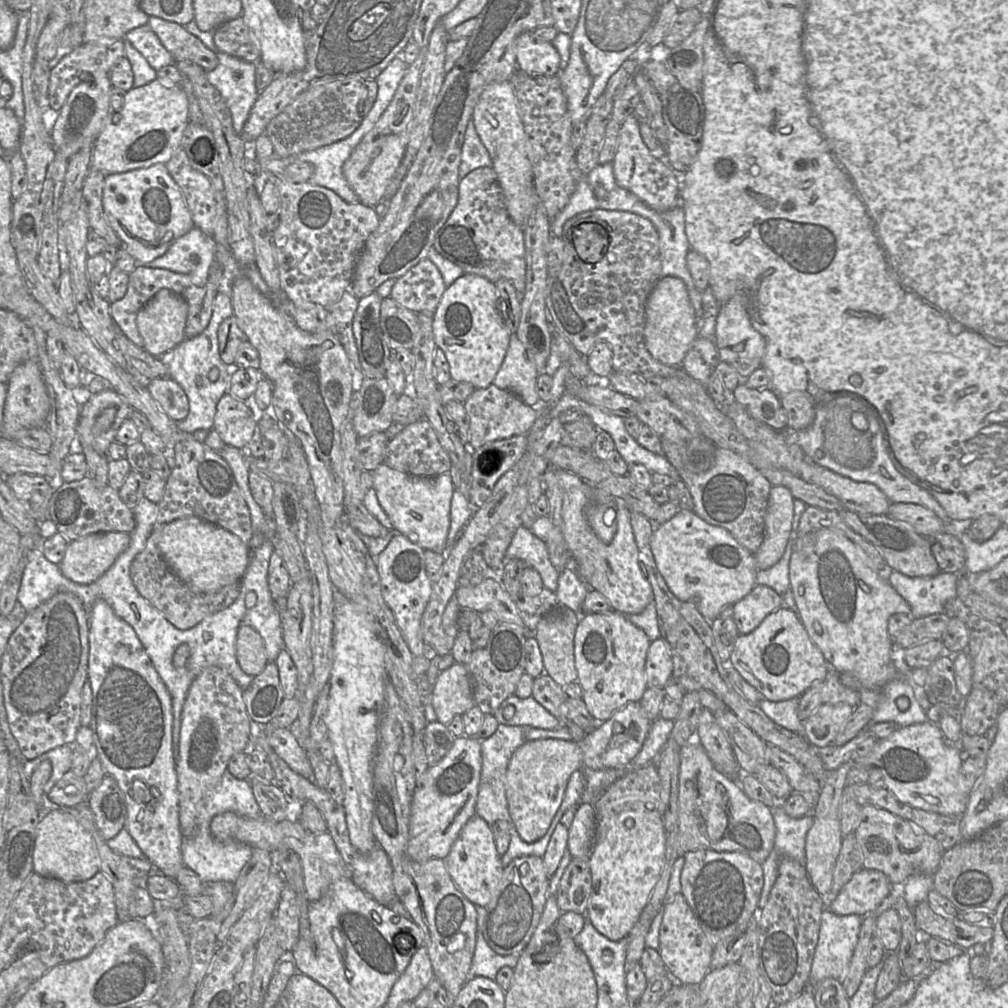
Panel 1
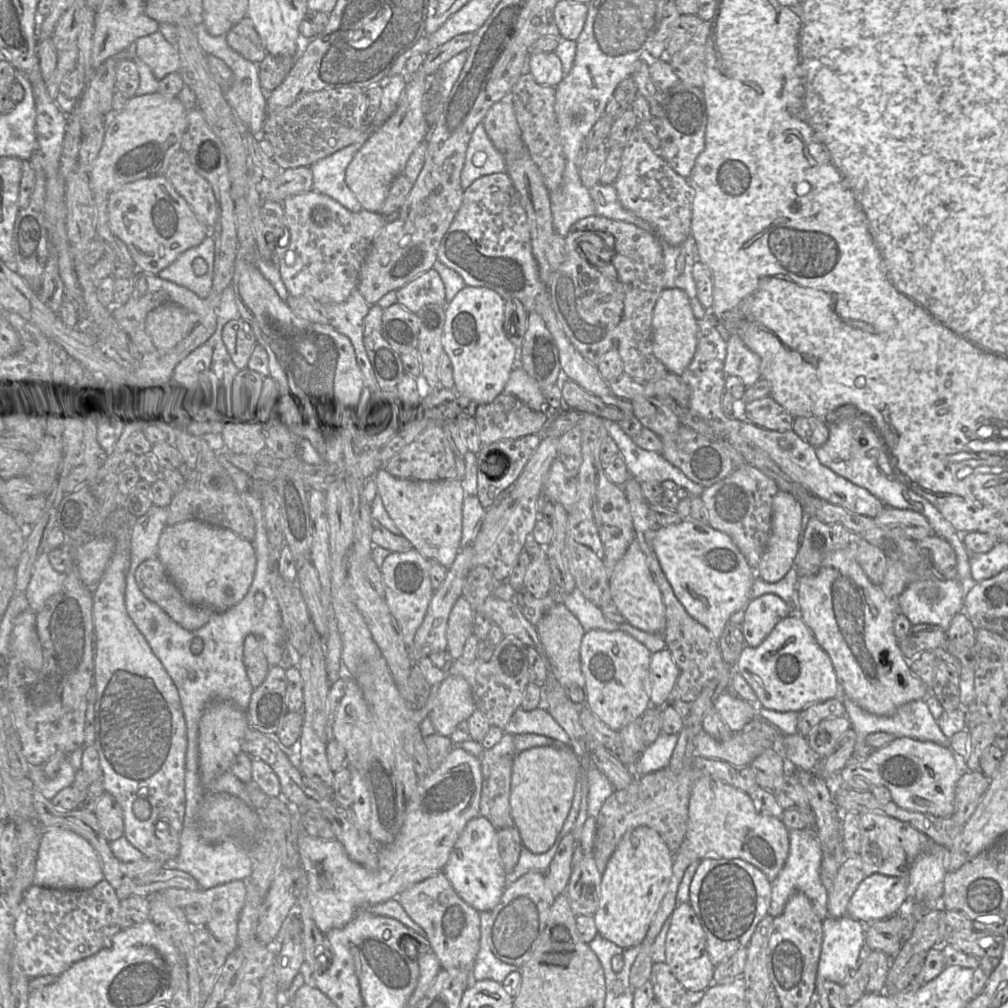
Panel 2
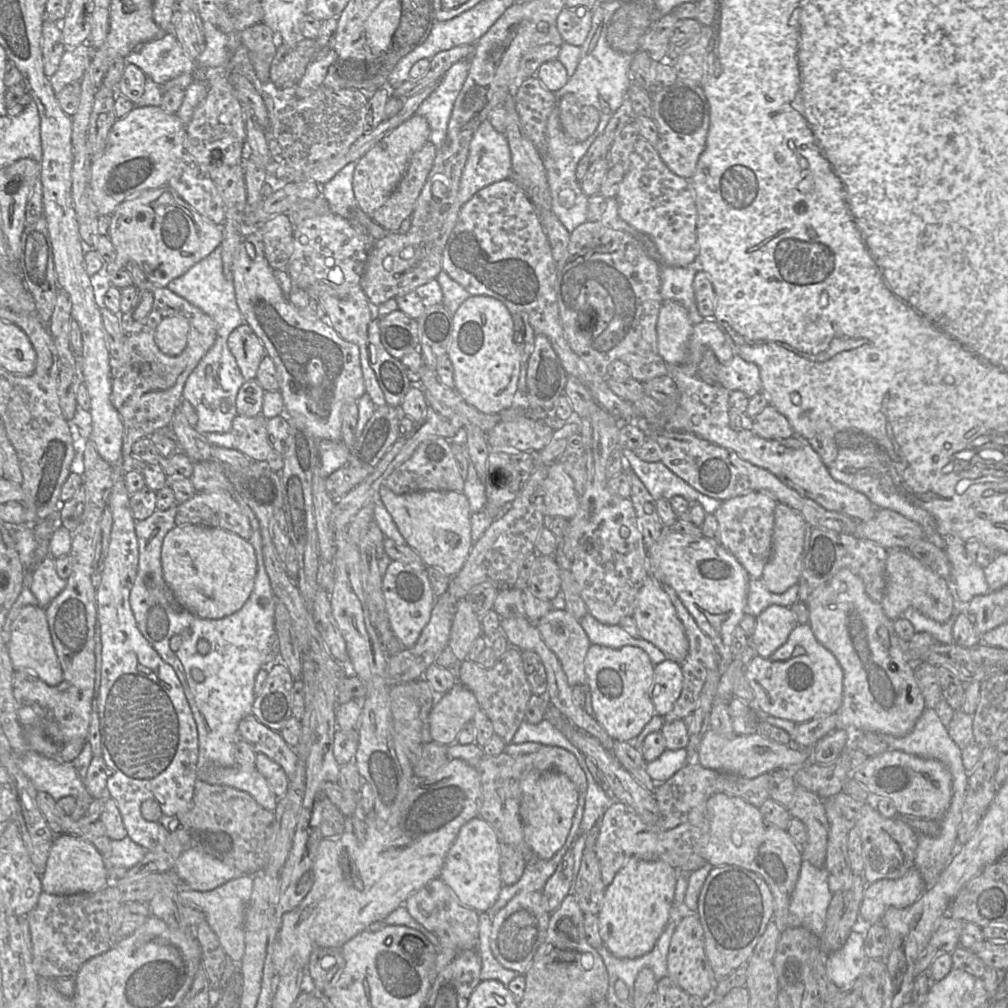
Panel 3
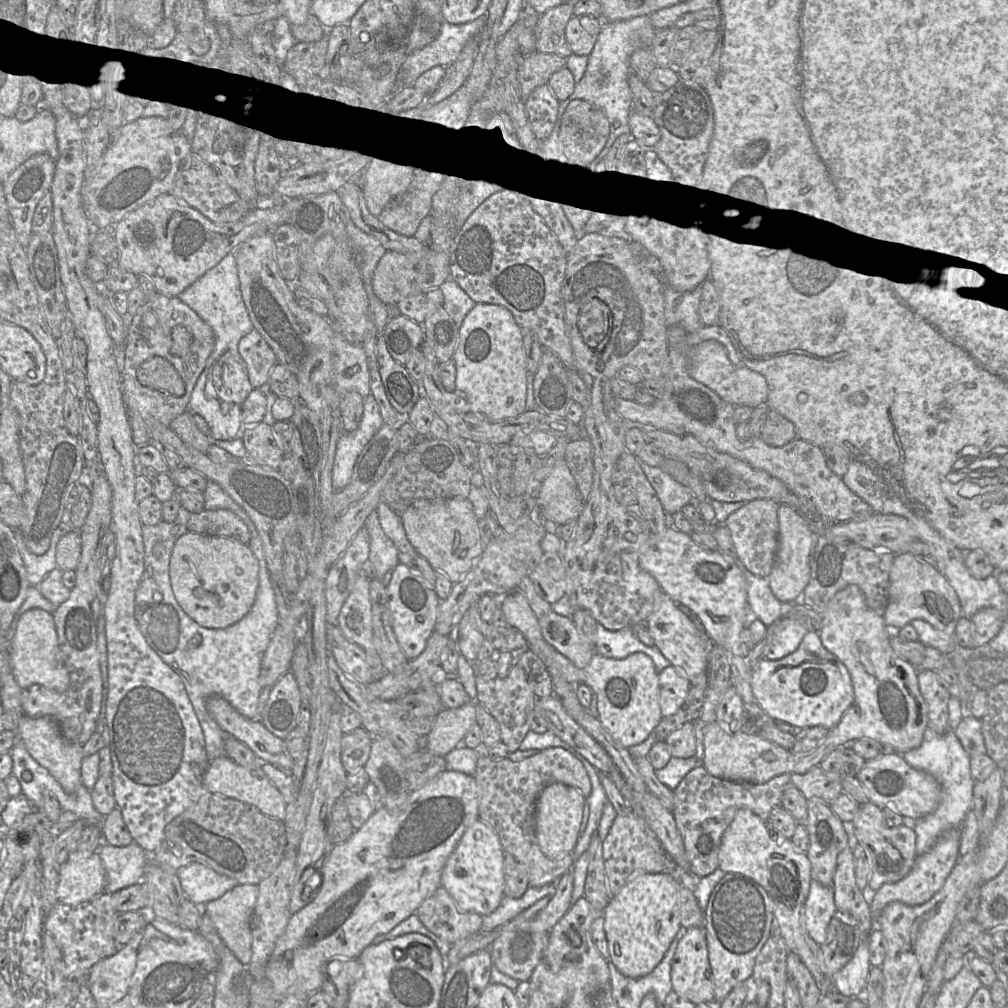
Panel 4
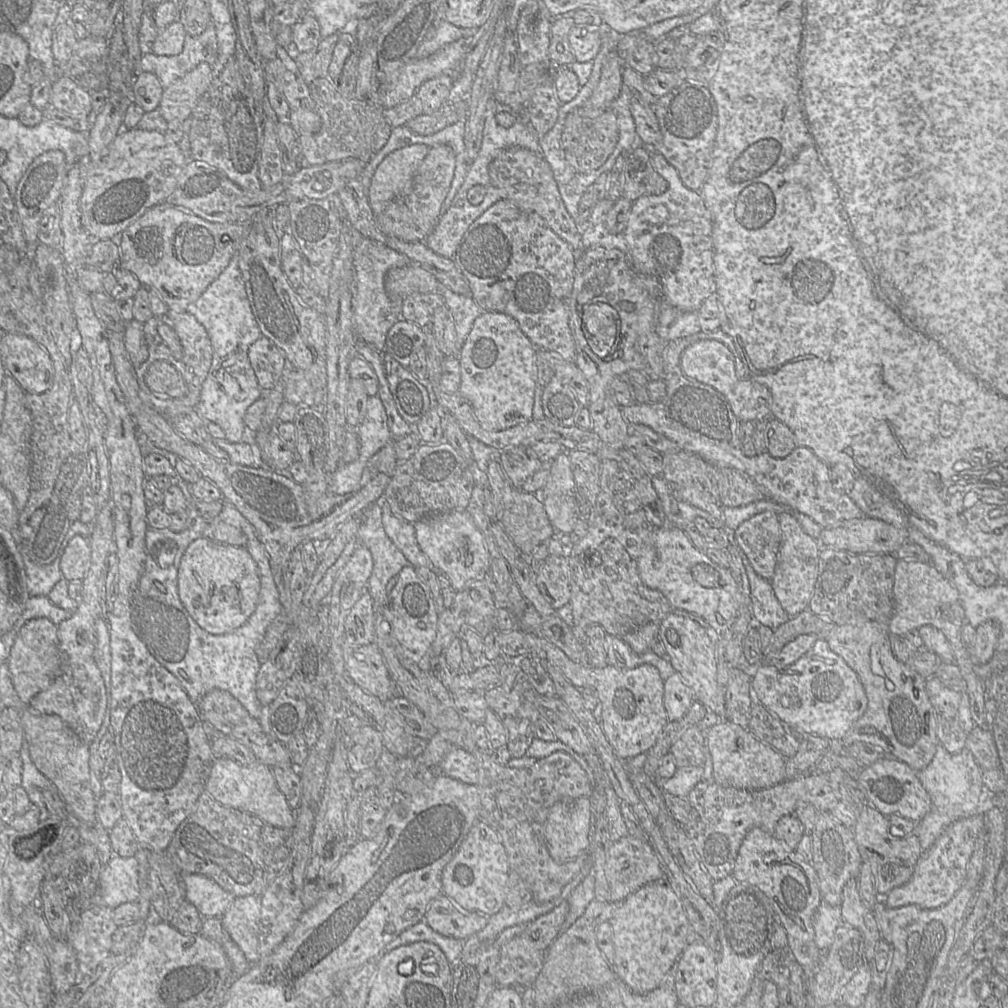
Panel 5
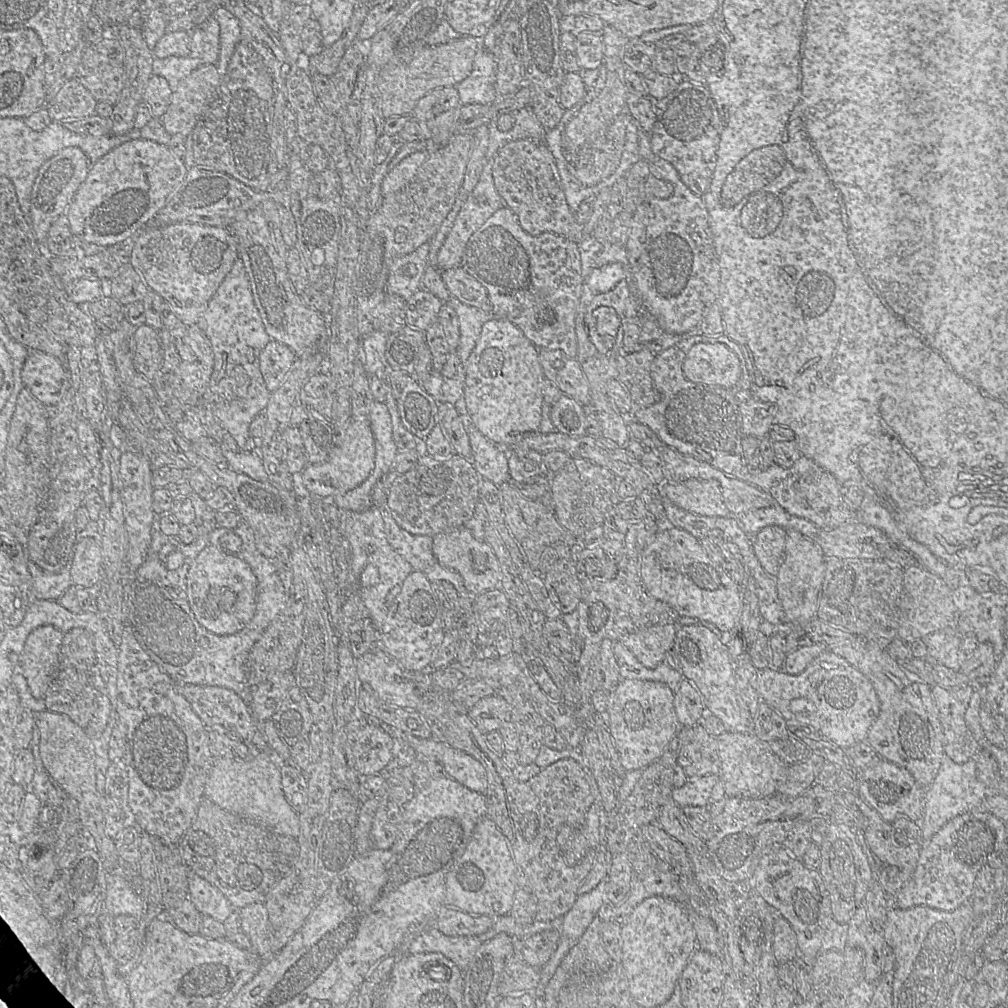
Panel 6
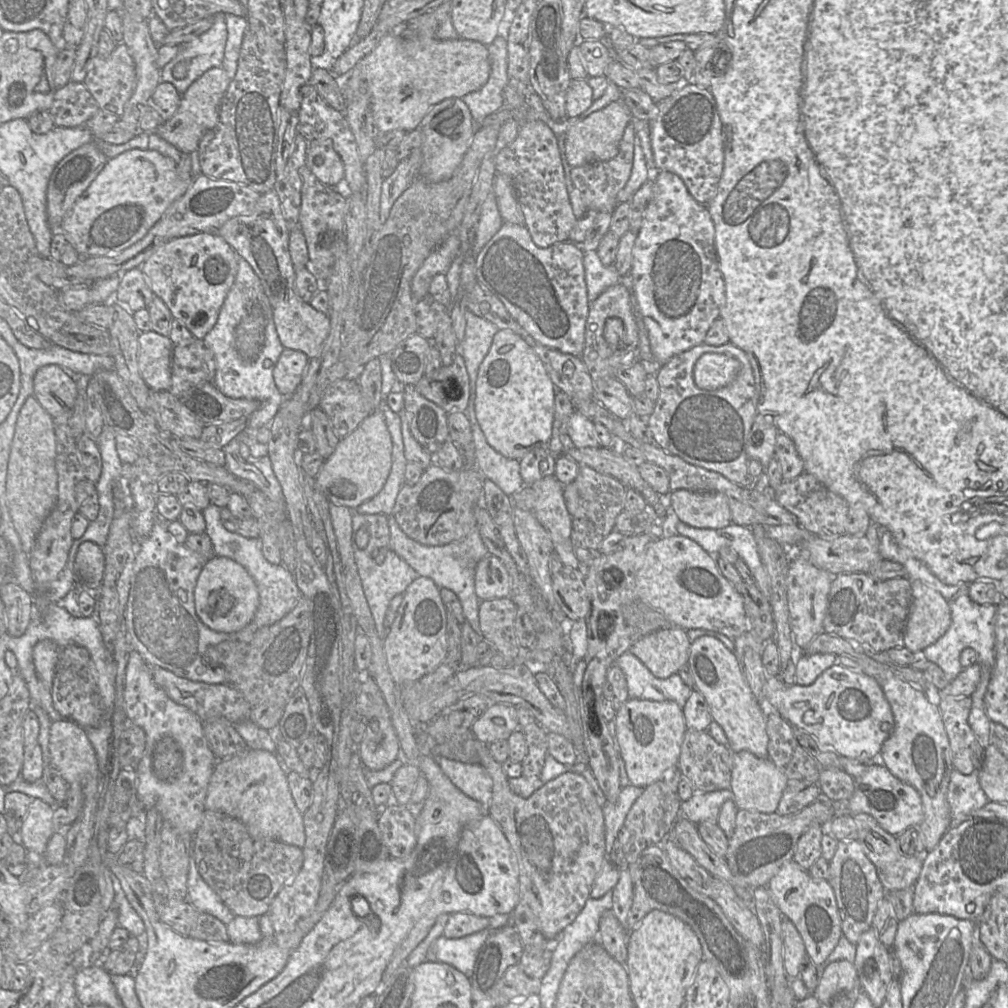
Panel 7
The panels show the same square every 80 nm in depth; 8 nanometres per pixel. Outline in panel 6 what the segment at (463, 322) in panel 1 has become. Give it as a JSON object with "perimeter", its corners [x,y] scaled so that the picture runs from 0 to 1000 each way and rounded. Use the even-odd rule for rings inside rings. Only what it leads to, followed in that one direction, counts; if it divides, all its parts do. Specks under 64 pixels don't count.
{"perimeter":[[[488,314],[480,320],[470,346],[460,359],[459,396],[477,431],[498,445],[515,445],[516,436],[535,428],[538,417],[539,366],[534,345],[509,320]]]}

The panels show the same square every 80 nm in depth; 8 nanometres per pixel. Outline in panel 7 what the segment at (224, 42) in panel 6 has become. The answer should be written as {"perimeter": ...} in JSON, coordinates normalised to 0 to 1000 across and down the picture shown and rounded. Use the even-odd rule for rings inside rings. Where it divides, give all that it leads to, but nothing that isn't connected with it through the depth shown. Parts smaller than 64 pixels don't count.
{"perimeter":[[[221,14],[225,26],[225,41],[219,67],[230,78],[235,70],[236,59],[242,35],[247,22],[243,17],[232,14]]]}

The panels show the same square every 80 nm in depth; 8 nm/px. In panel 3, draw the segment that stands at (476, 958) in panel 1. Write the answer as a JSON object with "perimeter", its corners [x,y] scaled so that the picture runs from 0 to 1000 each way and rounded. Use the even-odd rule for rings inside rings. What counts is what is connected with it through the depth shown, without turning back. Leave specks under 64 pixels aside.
{"perimeter":[[[484,905],[475,906],[475,936],[472,943],[475,945],[478,953],[477,972],[493,972],[504,978],[514,965],[499,959],[490,949],[487,937],[487,910]]]}

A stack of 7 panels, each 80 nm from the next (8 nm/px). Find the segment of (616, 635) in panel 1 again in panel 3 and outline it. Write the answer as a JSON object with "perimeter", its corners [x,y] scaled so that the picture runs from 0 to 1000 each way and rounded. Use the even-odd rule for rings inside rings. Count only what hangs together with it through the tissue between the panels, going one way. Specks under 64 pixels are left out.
{"perimeter":[[[586,639],[580,653],[580,668],[591,714],[609,733],[624,736],[632,732],[651,708],[647,685],[649,660],[634,642],[608,644]]]}

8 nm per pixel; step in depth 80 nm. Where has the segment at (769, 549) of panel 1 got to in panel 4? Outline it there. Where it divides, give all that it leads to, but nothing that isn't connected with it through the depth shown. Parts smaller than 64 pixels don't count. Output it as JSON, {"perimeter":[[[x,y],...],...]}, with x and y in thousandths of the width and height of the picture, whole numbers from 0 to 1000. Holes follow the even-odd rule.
{"perimeter":[[[773,500],[772,544],[768,561],[761,572],[767,590],[776,597],[788,597],[804,575],[804,552],[808,542],[808,527],[801,516],[780,500]]]}

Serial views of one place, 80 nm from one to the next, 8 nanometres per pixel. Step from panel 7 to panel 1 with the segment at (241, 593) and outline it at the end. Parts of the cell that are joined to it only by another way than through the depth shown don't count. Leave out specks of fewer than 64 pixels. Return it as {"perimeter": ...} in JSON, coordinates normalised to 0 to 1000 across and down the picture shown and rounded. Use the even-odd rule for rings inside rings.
{"perimeter":[[[193,512],[166,520],[157,543],[168,563],[195,588],[212,587],[236,578],[245,565],[250,549],[248,542],[233,530]]]}

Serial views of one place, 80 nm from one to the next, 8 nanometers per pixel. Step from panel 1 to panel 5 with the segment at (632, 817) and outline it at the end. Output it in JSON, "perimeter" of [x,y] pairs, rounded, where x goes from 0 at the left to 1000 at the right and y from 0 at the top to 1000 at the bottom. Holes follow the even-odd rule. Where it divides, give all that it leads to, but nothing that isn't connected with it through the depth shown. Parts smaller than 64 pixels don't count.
{"perimeter":[[[661,874],[640,878],[625,887],[612,897],[611,905],[604,915],[607,920],[610,964],[622,979],[632,986],[641,986],[651,981],[672,955],[680,939],[690,932],[690,926],[685,922],[674,890]]]}

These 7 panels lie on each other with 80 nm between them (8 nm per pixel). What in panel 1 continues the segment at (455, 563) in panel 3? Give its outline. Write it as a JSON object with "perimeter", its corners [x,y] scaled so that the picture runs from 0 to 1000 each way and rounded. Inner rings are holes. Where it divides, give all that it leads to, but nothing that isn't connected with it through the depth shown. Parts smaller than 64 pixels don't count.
{"perimeter":[[[381,459],[369,471],[376,500],[386,512],[391,527],[401,531],[420,546],[440,549],[446,525],[447,497],[451,487],[448,473],[445,470],[414,473],[387,464]]]}

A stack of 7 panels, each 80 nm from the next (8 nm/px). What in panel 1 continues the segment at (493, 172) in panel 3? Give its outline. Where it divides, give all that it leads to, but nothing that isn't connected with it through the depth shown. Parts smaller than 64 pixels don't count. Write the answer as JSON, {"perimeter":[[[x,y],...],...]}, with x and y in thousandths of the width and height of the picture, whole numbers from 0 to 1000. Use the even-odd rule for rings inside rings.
{"perimeter":[[[466,120],[462,127],[458,145],[455,177],[460,177],[464,172],[473,167],[487,167],[487,164],[485,152],[477,141],[469,121]]]}

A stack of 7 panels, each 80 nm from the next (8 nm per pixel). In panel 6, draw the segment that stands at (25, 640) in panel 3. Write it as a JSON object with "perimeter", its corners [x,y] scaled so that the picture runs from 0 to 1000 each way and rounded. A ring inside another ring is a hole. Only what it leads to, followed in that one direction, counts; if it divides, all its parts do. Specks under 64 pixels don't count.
{"perimeter":[[[51,620],[35,623],[28,630],[18,660],[31,688],[44,693],[57,667],[63,628]]]}

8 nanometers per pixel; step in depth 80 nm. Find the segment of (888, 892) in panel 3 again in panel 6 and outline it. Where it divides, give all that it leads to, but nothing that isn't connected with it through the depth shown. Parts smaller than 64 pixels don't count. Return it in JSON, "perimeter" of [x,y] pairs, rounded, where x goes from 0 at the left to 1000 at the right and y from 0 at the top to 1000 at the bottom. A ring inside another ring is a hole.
{"perimeter":[[[965,805],[963,807],[949,810],[944,813],[942,813],[939,817],[938,817],[936,821],[932,823],[918,839],[915,840],[910,860],[902,875],[888,888],[881,889],[886,890],[887,900],[892,902],[902,902],[909,899],[918,899],[928,903],[945,904],[952,898],[954,898],[957,894],[962,893],[963,888],[965,886],[965,879],[968,869],[974,864],[988,864],[992,860],[996,859],[998,856],[998,847],[999,847],[999,822],[996,815],[993,813],[976,805]]]}

